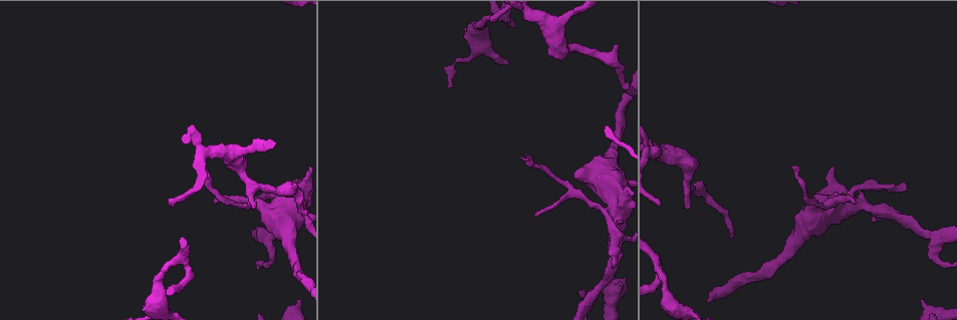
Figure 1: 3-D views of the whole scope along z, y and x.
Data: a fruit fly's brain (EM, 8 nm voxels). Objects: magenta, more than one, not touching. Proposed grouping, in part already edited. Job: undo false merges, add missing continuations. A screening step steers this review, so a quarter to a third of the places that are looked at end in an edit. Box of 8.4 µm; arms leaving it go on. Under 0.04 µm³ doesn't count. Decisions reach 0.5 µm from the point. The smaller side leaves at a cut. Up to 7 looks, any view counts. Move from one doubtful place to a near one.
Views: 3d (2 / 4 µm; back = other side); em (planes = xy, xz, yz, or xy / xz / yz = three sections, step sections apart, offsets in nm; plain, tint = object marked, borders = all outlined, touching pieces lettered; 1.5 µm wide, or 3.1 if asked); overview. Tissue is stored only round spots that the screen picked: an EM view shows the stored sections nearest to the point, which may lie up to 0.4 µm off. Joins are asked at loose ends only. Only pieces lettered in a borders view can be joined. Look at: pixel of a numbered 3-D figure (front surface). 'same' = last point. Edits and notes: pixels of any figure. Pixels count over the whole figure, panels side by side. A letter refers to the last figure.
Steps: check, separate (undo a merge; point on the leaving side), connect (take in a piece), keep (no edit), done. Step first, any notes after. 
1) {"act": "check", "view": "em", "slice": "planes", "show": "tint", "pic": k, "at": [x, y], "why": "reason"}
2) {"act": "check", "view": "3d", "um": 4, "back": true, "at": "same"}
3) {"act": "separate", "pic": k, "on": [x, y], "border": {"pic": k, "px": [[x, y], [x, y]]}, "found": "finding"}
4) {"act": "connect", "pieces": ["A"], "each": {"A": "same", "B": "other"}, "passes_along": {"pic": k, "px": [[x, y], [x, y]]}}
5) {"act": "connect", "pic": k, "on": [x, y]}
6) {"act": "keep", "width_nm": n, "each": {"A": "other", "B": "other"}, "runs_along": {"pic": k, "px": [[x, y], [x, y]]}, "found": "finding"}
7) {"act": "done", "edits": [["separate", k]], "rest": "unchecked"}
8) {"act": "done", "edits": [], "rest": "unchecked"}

{"act": "check", "view": "em", "slice": "planes", "show": "borders", "pic": 1, "at": [251, 184], "why": "sudden change in width"}

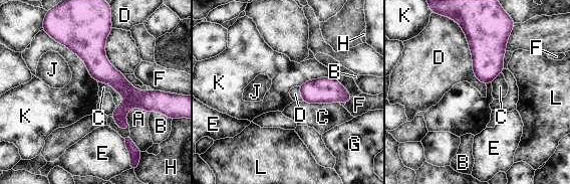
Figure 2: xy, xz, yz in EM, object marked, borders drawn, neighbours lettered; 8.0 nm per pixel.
{"act": "keep", "each": {"A": "other", "B": "other", "C": "other", "D": "other", "E": "other", "F": "other", "G": "other", "H": "other", "J": "other", "K": "other", "L": "other"}, "border": {"pic": 2, "px": [[71, 50], [96, 81]]}, "found": "continuous, no second neuron"}

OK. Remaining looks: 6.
{"act": "check", "view": "em", "slice": "planes", "show": "borders", "pic": 1, "at": [156, 296], "why": "arms run side by side"}

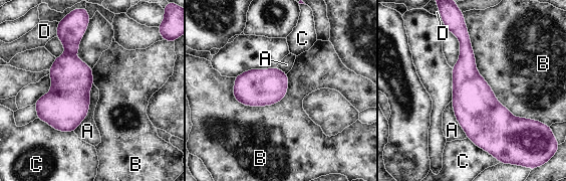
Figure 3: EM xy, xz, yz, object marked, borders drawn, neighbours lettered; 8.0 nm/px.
{"act": "keep", "width_nm": 300, "each": {"A": "other", "B": "other", "C": "other", "D": "other"}, "border": {"pic": 3, "px": [[464, 22], [495, 98], [534, 120]]}, "found": "continuous, no second neuron"}

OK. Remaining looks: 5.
{"act": "check", "view": "em", "slice": "xz", "step": 4, "show": "tint", "pic": 1, "at": [852, 206], "why": "sharp bend"}

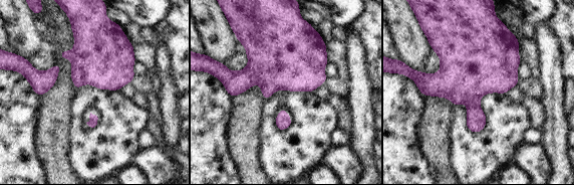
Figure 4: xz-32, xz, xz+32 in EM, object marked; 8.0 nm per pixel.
{"act": "check", "view": "em", "slice": "yz", "step": 8, "show": "borders", "at": "same", "why": "cut it another way"}

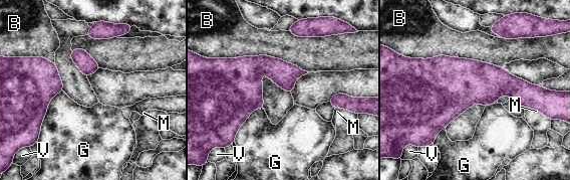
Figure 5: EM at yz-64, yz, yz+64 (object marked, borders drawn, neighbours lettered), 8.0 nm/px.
{"act": "keep", "each": {"B": "other", "G": "other", "M": "other", "V": "other"}, "border": {"pic": 5, "px": [[63, 91], [50, 100], [43, 119]]}, "found": "one neuron here"}

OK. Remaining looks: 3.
{"act": "done", "edits": [], "rest": "unchecked"}

